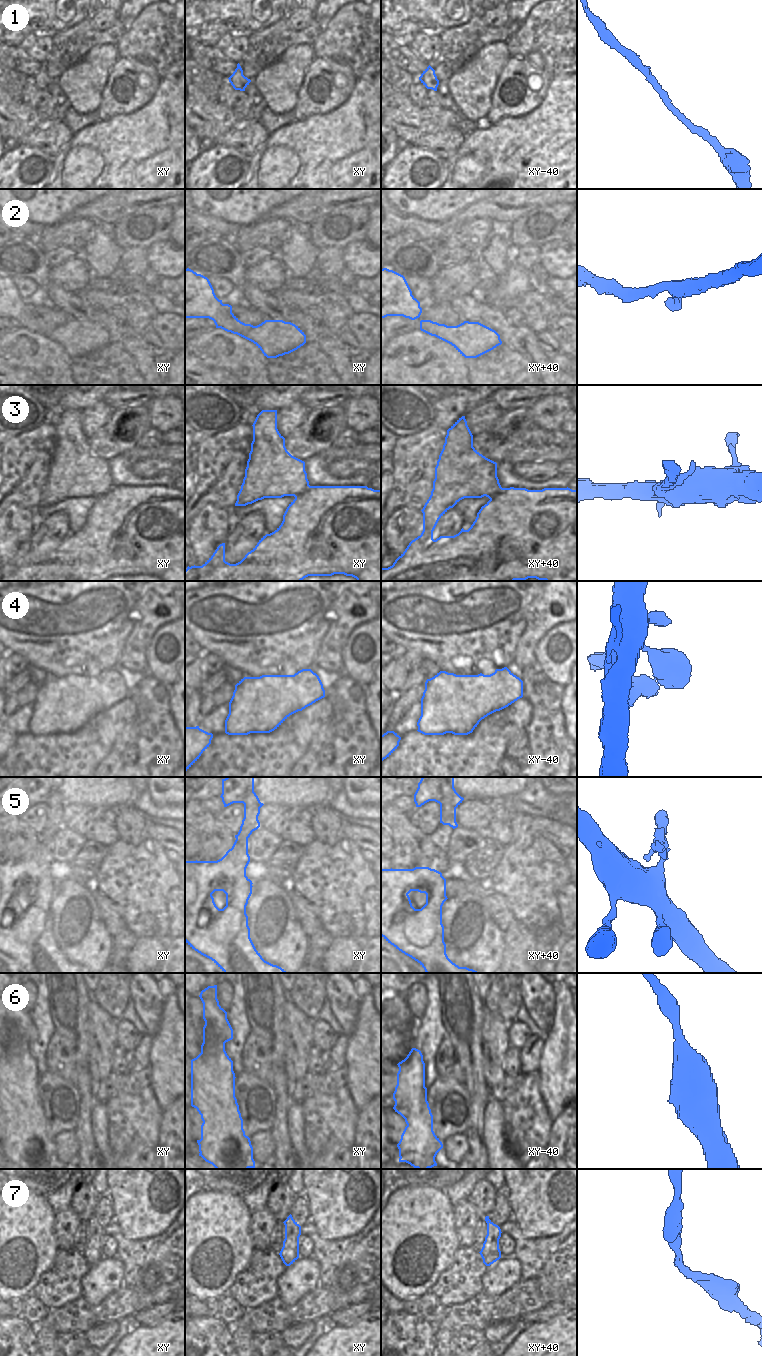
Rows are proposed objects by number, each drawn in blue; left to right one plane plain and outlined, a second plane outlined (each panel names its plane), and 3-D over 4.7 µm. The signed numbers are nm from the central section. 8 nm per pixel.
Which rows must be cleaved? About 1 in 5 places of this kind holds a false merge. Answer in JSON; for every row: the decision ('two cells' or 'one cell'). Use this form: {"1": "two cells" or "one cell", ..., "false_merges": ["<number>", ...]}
{"1": "one cell", "2": "one cell", "3": "one cell", "4": "one cell", "5": "two cells", "6": "one cell", "7": "one cell", "false_merges": ["5"]}

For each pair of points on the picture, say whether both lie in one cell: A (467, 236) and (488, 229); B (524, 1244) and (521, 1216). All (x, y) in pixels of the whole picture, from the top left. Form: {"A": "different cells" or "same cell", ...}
{"A": "same cell", "B": "different cells"}

